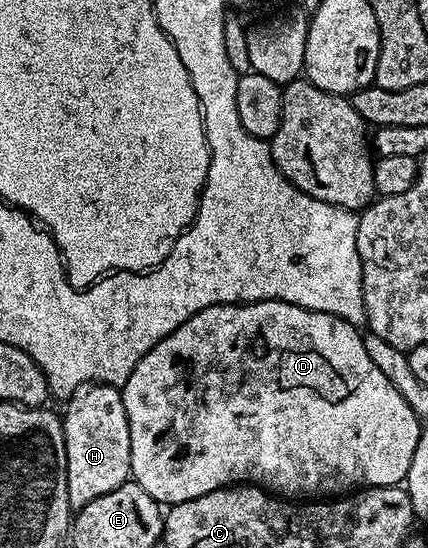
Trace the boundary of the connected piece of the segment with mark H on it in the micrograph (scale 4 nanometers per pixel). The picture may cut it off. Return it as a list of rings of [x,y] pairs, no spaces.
[[[112,384],[80,386],[65,404],[62,425],[68,470],[68,502],[71,509],[77,510],[131,479],[128,414],[124,410],[121,391]]]

